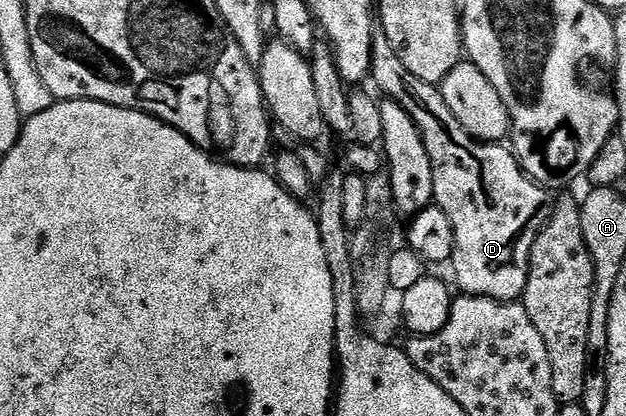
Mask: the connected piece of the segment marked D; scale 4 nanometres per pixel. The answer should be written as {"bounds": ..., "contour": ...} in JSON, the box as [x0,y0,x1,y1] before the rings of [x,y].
{"bounds":[369,32,548,302],"contour":[[[375,32],[372,36],[369,81],[378,85],[383,99],[400,104],[400,108],[404,108],[404,112],[412,116],[424,140],[424,148],[428,148],[434,181],[433,205],[439,206],[444,216],[448,216],[448,224],[452,224],[454,233],[452,267],[454,266],[454,278],[458,281],[459,291],[462,294],[474,294],[478,298],[494,298],[498,302],[521,299],[530,271],[532,244],[548,217],[547,191],[533,178],[523,174],[522,167],[505,145],[477,142],[472,136],[468,136],[468,132],[460,128],[456,116],[452,116],[448,104],[444,104],[441,89],[435,83],[420,80],[420,76],[412,76],[412,72],[404,68],[404,60],[396,56],[396,48],[388,44],[388,36],[381,32]]]}

